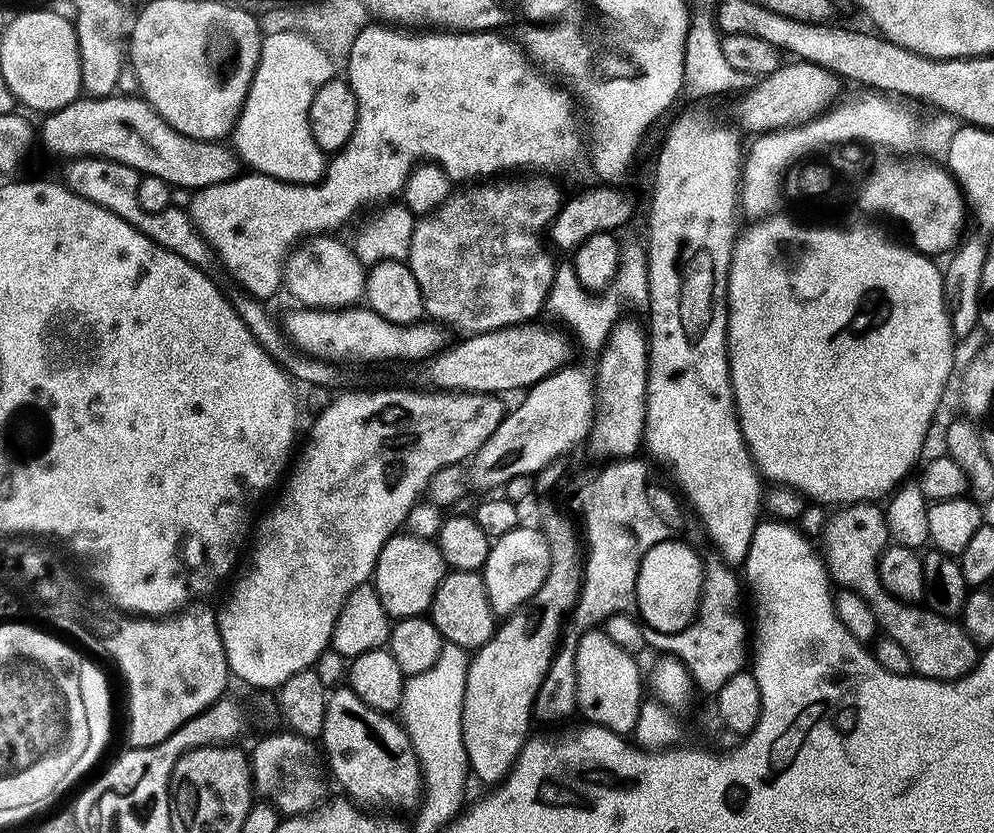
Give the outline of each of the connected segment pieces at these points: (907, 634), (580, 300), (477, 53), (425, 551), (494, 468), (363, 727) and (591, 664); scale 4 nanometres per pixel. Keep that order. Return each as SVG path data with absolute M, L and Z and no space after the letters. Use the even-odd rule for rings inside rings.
M865 502L837 507L827 517L827 524L822 529L823 538L822 559L824 567L828 570L831 583L840 588L849 588L851 592L856 592L867 602L870 610L874 610L874 618L878 618L880 632L894 638L894 642L899 642L906 649L906 654L912 663L912 672L915 675L925 676L931 680L961 680L973 668L978 659L978 647L971 641L970 635L962 623L957 622L953 617L938 614L927 606L907 604L904 600L894 598L884 589L884 583L880 580L878 561L880 555L884 553L884 549L888 547L890 537L885 509L879 503Z
M632 244L622 252L622 263L612 283L605 288L602 294L593 294L579 284L578 278L571 263L564 262L555 269L553 282L549 287L546 308L552 311L562 323L563 327L591 354L599 353L601 346L606 342L610 330L621 319L624 304L640 310L648 307L648 254L643 247Z
M368 22L354 40L353 46L347 56L346 79L354 90L354 98L358 102L358 122L354 126L354 134L350 142L341 148L327 161L324 177L314 184L287 184L273 176L263 176L261 172L249 171L232 180L227 180L214 186L197 188L192 192L192 201L186 209L193 226L200 232L201 238L212 247L217 260L220 261L225 272L244 291L258 299L268 302L276 291L281 291L284 282L284 266L292 254L292 249L301 242L325 234L339 233L343 224L348 224L363 208L371 209L373 206L383 205L393 198L399 197L404 191L404 183L413 168L421 162L439 164L444 169L449 181L468 180L464 182L484 182L489 178L496 178L499 172L516 172L525 168L528 174L552 174L568 168L580 156L580 132L576 129L576 116L572 113L573 99L559 83L553 82L547 75L538 71L524 55L519 43L507 40L500 36L499 31L490 32L453 32L451 30L409 30L404 26L393 26L387 22Z
M401 530L392 536L378 554L374 587L389 617L422 616L431 609L438 586L444 581L446 565L440 547L432 540L411 536Z
M565 366L559 372L552 372L546 378L542 378L537 384L532 385L523 393L524 401L516 409L509 411L498 430L486 438L484 445L476 451L474 463L474 484L480 488L503 489L510 478L519 476L535 476L536 473L554 462L558 458L567 457L568 451L575 444L583 445L592 430L592 413L596 410L596 398L594 395L594 380L580 368Z
M337 686L328 693L326 722L322 722L319 739L324 743L322 752L331 779L333 776L340 783L344 791L341 793L347 799L361 806L381 804L384 807L381 809L396 814L404 814L400 812L407 808L415 809L419 805L422 795L420 763L414 754L408 732L399 719L366 706L366 702L362 702L362 698L358 698L352 688Z
M589 630L574 645L574 671L578 674L576 706L579 715L587 723L601 724L611 732L632 734L640 705L646 698L646 684L640 681L642 669L635 655L610 642L604 631Z

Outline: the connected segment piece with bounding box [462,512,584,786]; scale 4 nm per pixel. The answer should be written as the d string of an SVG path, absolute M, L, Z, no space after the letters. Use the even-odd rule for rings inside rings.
M552 512L542 523L542 531L550 546L550 570L546 582L542 582L534 598L507 617L496 633L471 653L468 662L462 706L462 742L471 775L488 784L484 786L502 784L512 773L512 766L530 735L528 727L534 724L534 698L562 643L566 621L580 599L584 565L577 525L575 528L566 517Z

